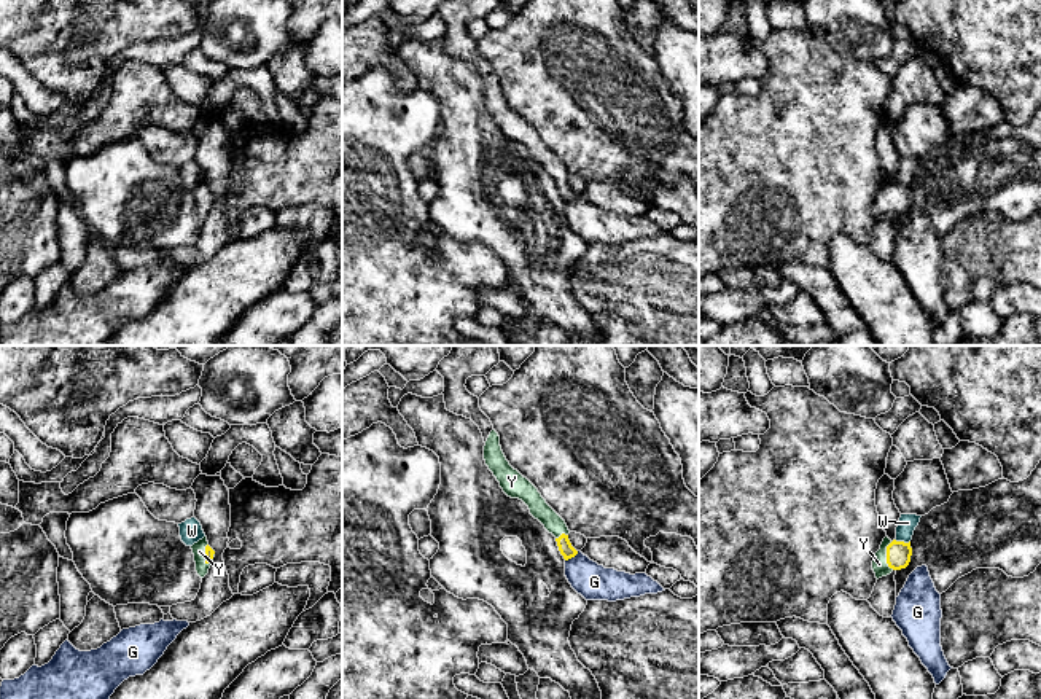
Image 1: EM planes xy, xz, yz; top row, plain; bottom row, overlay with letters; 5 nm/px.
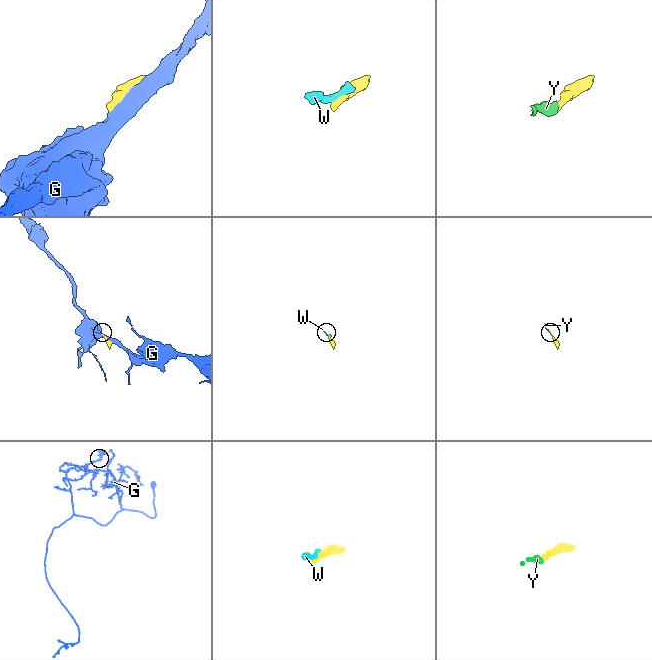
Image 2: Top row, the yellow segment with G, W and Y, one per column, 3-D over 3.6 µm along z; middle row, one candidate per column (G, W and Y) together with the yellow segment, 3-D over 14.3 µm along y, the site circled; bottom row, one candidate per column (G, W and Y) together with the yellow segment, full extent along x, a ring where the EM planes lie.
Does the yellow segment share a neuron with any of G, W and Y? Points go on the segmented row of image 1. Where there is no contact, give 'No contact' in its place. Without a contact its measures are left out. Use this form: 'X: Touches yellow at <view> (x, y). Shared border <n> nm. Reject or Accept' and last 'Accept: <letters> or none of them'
G: Touches yellow at xz (572, 556). Shared border 90 nm. Reject
W: Touches yellow at yz (903, 542). Shared border 80 nm. Reject
Y: Touches yellow at yz (887, 556). Shared border 140 nm. Accept
Accept: Y

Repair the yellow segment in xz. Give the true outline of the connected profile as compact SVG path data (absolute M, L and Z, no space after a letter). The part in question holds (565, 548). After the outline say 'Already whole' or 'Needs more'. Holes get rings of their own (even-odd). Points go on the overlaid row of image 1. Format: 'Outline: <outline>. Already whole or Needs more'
Outline: M452 346L450 353L436 368L444 377L443 395L446 409L471 419L479 427L485 443L485 465L500 482L500 487L508 497L519 498L528 506L530 514L556 537L560 554L568 560L578 551L568 540L570 530L565 521L546 503L538 489L509 465L501 451L498 433L479 408L479 398L465 387L468 377L485 376L498 363L500 353L497 346Z. Needs more

